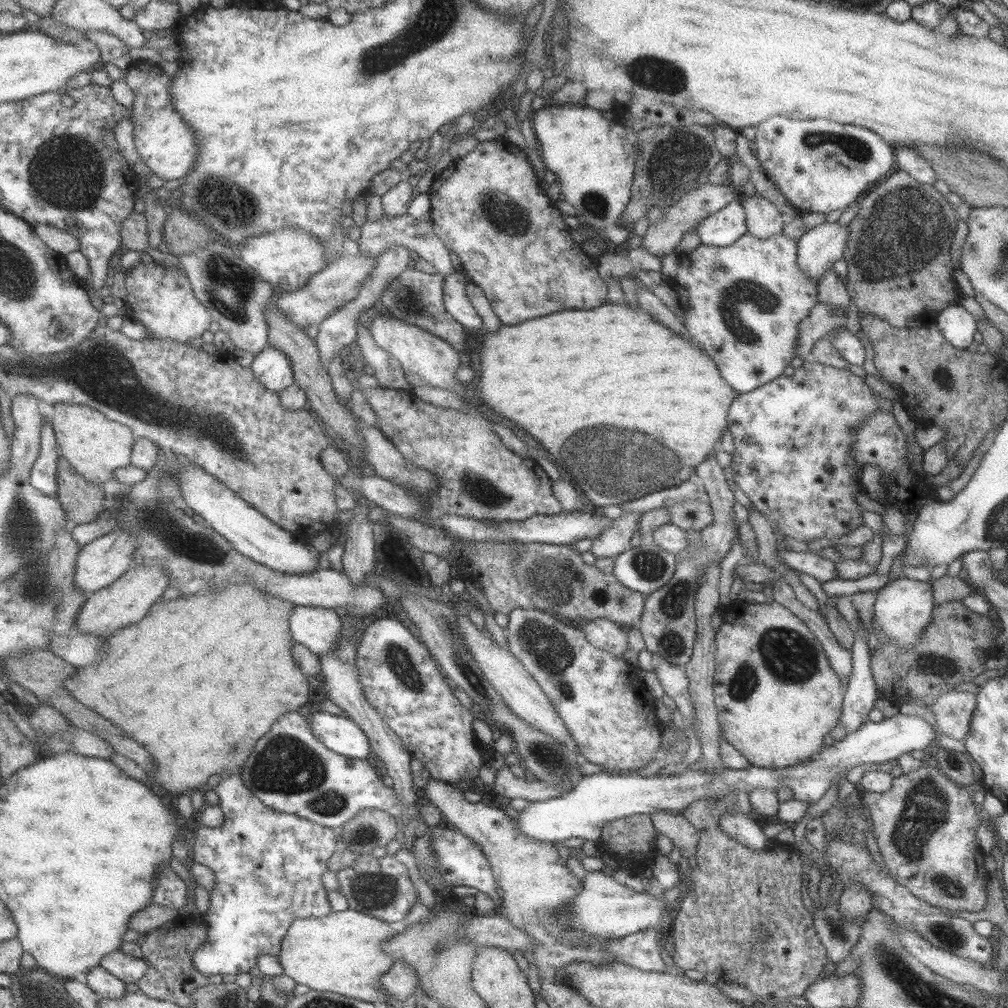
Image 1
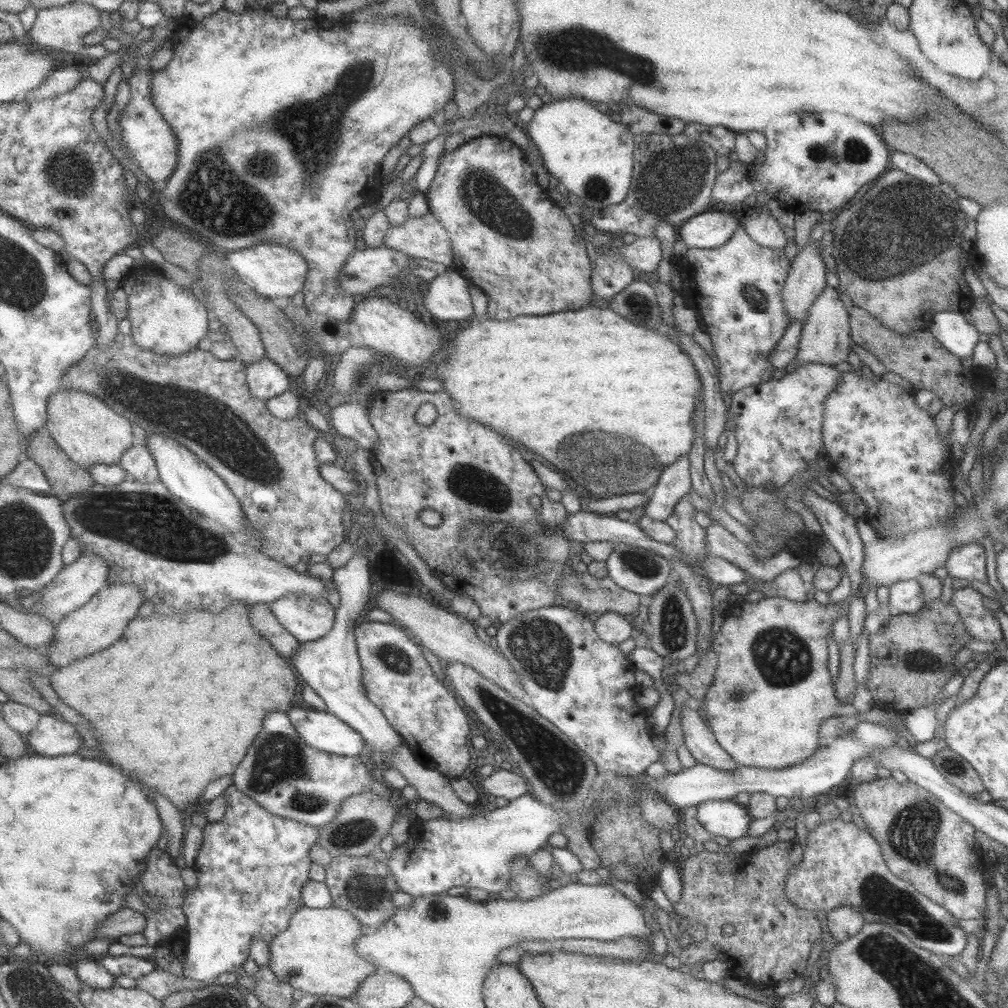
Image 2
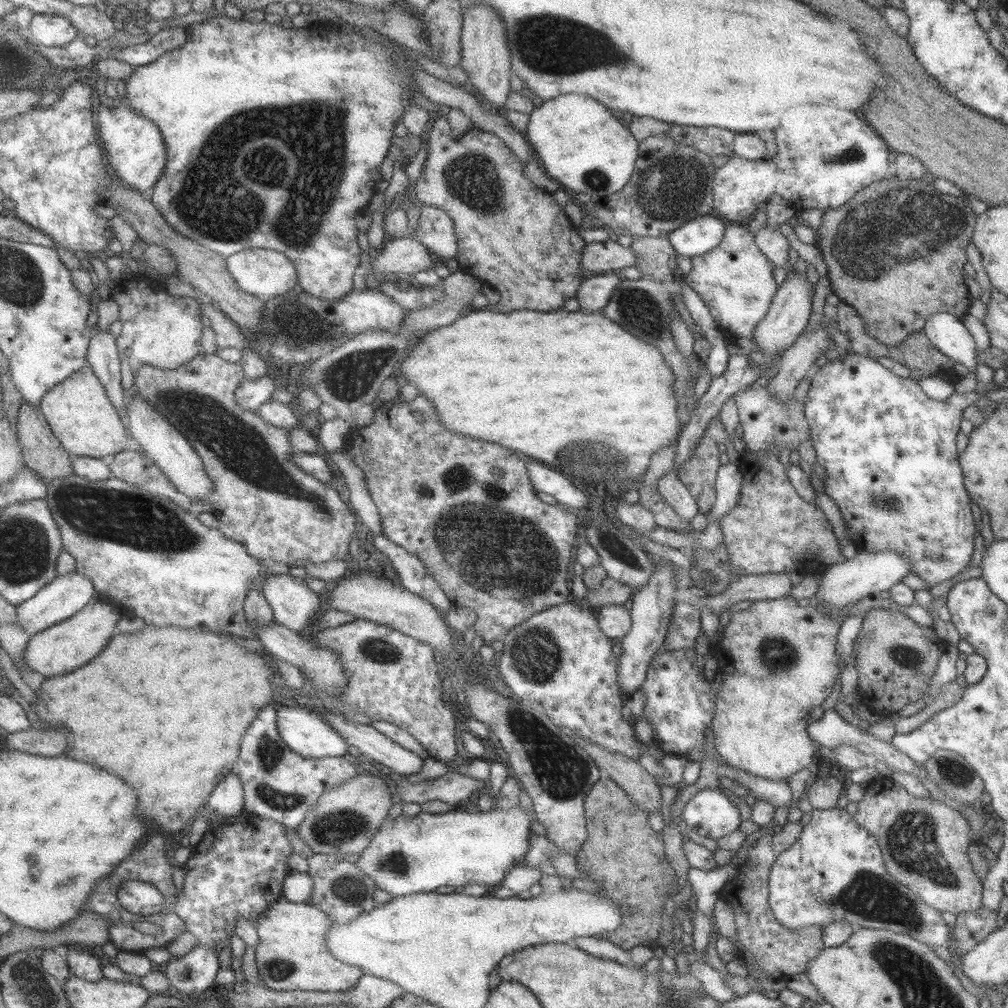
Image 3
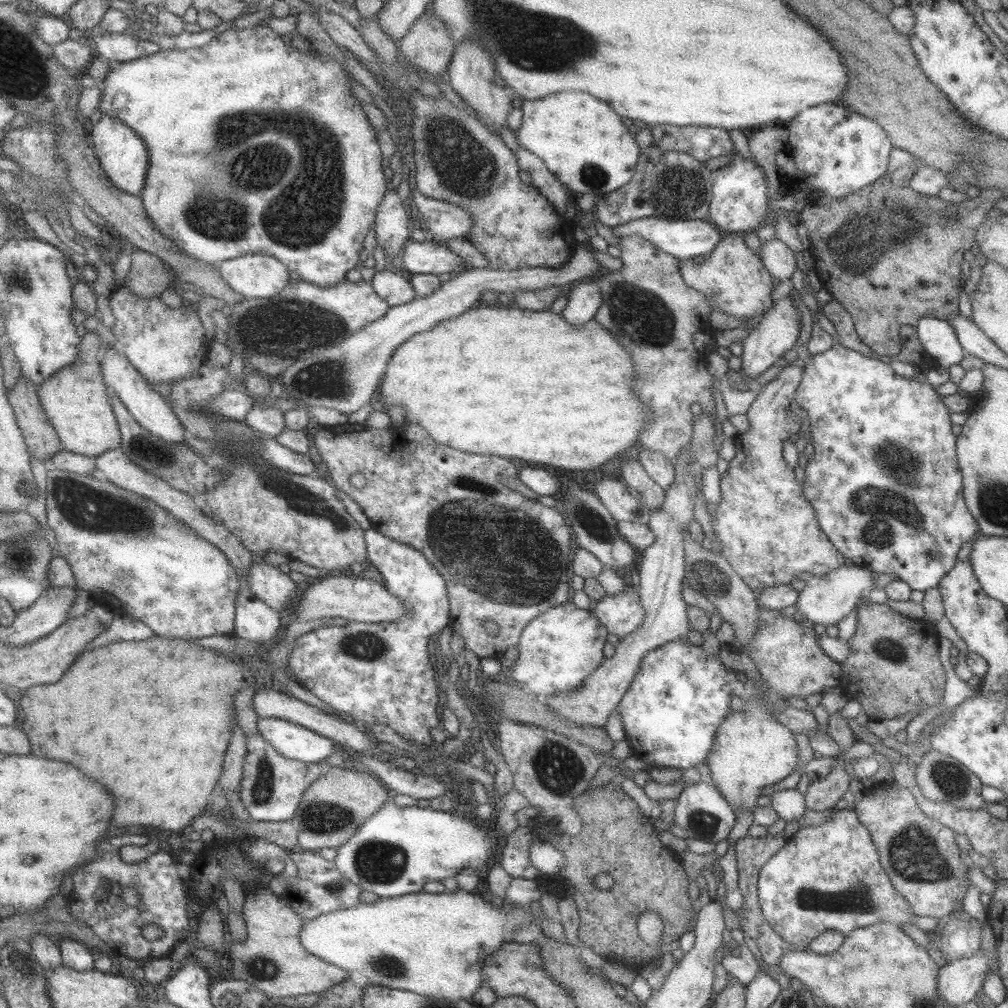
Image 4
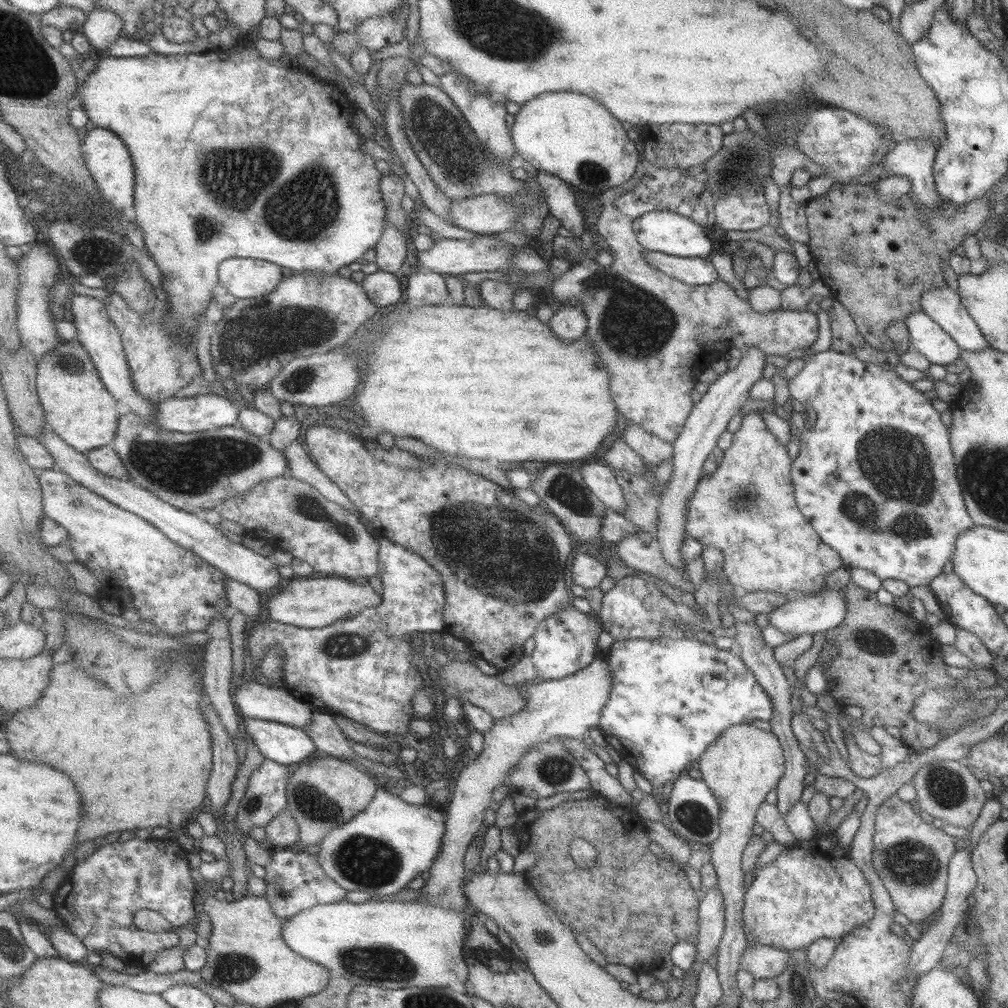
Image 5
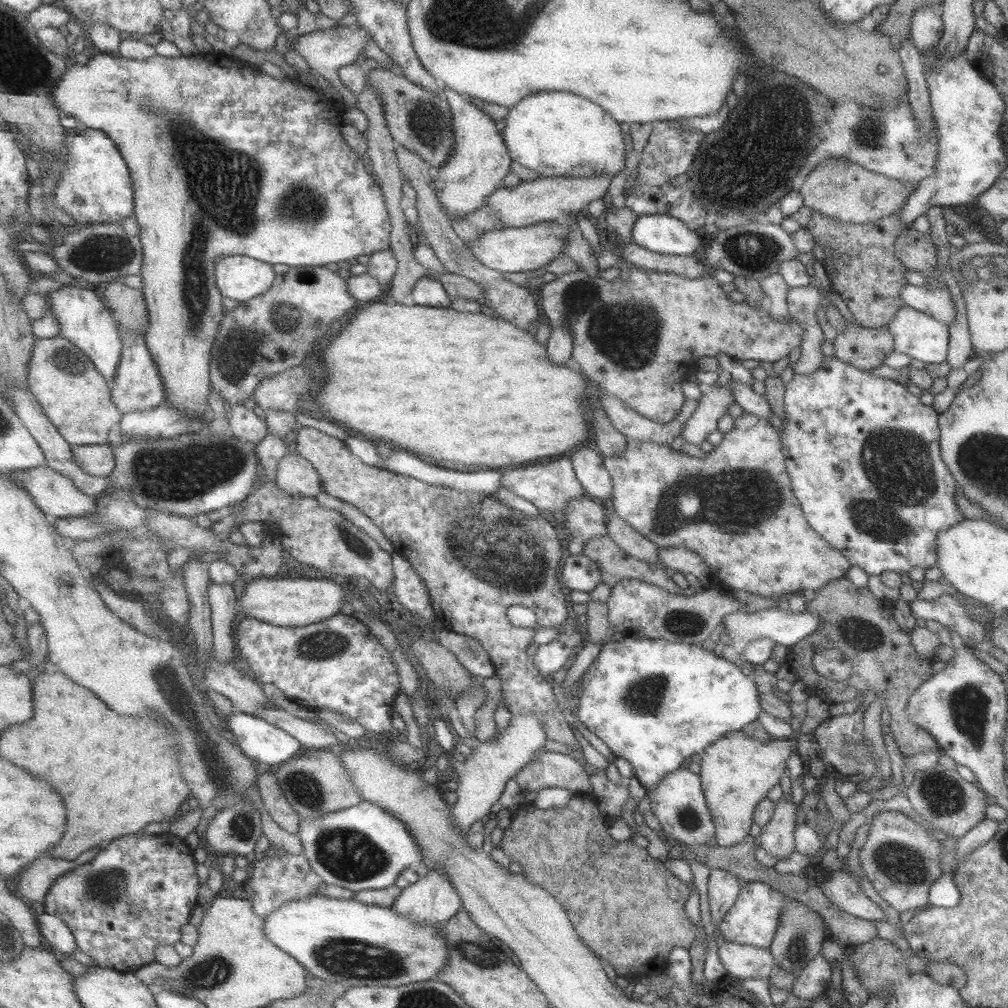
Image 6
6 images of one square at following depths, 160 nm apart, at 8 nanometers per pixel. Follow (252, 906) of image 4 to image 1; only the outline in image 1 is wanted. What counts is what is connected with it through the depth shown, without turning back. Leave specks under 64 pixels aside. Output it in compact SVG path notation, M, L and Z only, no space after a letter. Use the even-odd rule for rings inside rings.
M352 909L341 912L333 911L327 916L295 919L288 934L285 935L278 957L284 972L294 978L298 984L304 984L313 990L336 992L382 1006L389 1002L392 996L382 987L381 977L397 962L384 951L382 944L397 933L399 932L393 933L390 922L360 911Z

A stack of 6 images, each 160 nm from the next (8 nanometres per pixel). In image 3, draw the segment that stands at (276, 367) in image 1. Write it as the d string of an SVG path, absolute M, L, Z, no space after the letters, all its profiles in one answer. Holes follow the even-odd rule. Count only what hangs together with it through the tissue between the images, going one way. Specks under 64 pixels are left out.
M269 375L259 380L245 379L236 390L236 402L245 410L258 411L263 404L271 400L273 392L277 390L277 384Z

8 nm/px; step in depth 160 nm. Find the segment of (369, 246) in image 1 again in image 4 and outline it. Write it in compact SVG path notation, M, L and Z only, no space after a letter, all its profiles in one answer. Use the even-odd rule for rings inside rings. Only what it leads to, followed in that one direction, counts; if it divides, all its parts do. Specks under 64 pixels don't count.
M417 189L412 193L410 200L413 200L417 211L423 215L431 239L437 242L445 243L447 238L467 237L475 227L473 214L469 214L467 208L429 198Z

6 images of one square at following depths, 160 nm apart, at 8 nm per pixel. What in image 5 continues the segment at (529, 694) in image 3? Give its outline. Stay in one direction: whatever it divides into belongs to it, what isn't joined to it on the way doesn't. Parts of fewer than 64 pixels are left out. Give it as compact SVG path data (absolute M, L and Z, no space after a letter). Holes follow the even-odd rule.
M571 605L551 615L537 627L537 633L533 636L536 648L531 658L534 669L537 670L537 681L559 680L588 667L593 661L595 640L599 632L601 626L593 618L587 618L586 614L581 614Z

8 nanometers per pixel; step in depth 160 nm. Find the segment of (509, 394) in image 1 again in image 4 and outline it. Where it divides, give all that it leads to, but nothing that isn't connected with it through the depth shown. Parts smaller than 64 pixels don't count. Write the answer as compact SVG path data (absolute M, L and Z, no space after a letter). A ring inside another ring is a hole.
M480 306L478 308L469 309L467 312L460 314L458 317L442 320L433 326L431 330L420 332L412 336L407 342L403 342L392 354L393 358L389 360L389 368L387 369L387 378L383 379L378 394L377 405L387 410L394 406L405 408L404 423L413 425L417 423L429 432L437 443L445 444L464 450L465 452L476 452L477 454L495 454L497 456L513 456L513 458L521 458L527 462L537 462L537 464L551 464L555 468L561 470L597 470L599 465L611 458L619 458L625 456L623 450L629 448L639 432L643 430L644 416L648 411L646 406L641 406L642 402L633 398L631 390L629 390L629 382L633 378L633 368L629 362L629 354L621 352L621 348L617 346L617 342L613 340L613 336L603 330L594 319L585 324L575 326L568 324L560 314L549 311L536 311L522 309L517 306Z

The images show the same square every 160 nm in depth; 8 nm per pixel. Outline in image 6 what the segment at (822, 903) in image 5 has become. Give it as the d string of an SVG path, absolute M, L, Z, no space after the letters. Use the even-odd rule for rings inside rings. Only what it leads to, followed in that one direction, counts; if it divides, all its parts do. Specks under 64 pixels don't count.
M745 881L739 889L733 907L729 908L718 922L717 932L727 942L768 948L787 899L788 897L780 893L776 886L767 886L764 881Z

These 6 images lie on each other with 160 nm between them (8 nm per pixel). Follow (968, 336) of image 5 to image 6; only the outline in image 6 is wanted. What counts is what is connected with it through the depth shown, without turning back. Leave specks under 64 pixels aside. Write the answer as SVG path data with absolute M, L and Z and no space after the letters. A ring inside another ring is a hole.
M941 282L937 287L931 288L905 284L899 290L899 297L903 304L924 312L947 326L953 322L955 316L951 296L953 295L949 295L949 289Z

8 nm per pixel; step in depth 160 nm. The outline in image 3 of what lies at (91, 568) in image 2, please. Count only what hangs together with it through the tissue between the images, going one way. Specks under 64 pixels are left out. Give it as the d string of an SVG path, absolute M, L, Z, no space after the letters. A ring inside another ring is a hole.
M78 572L58 576L47 587L41 589L32 599L18 606L19 625L31 636L44 632L68 620L83 610L97 597L98 592L92 580Z

